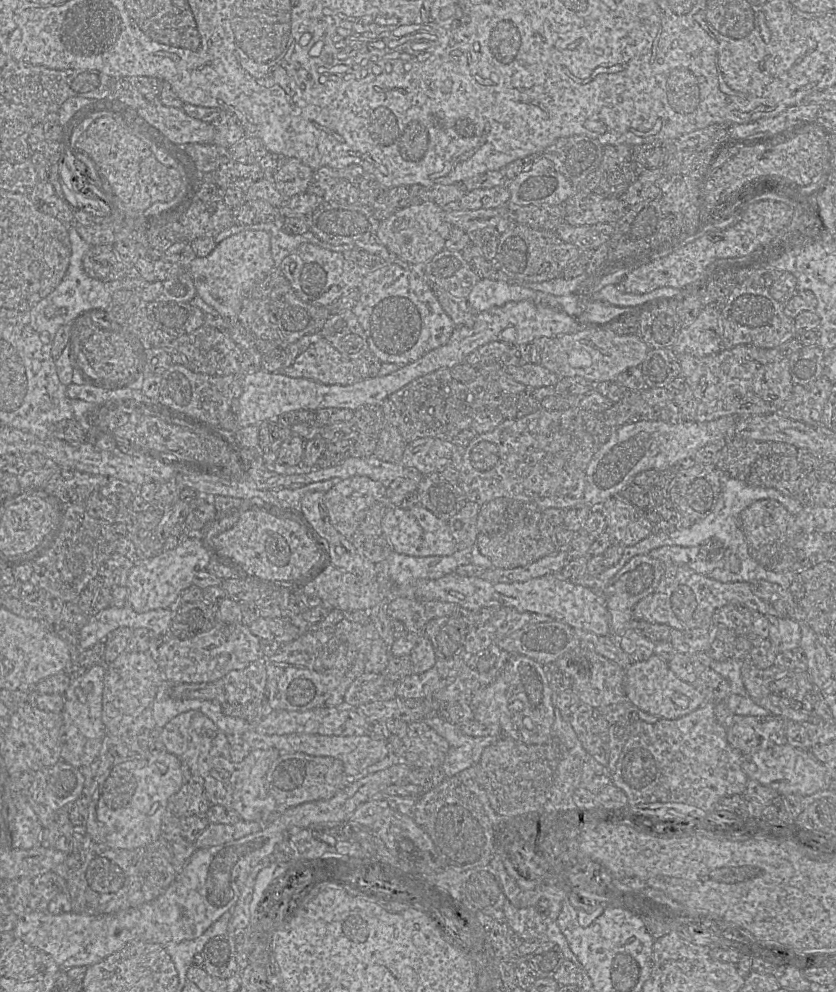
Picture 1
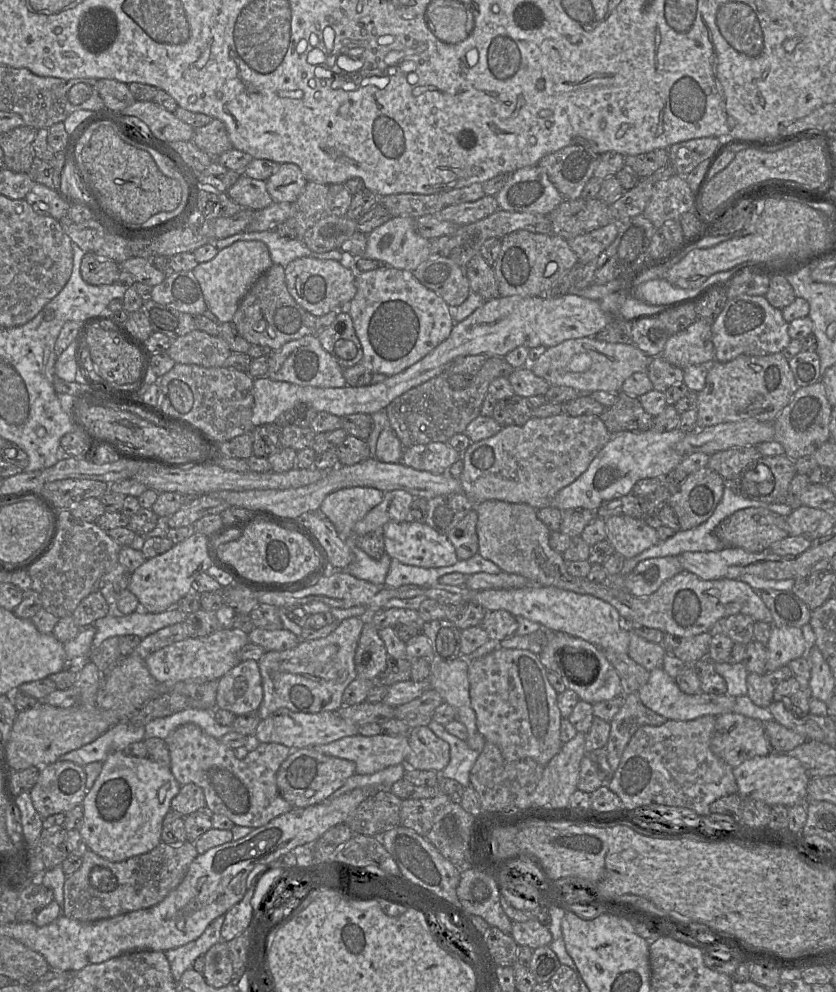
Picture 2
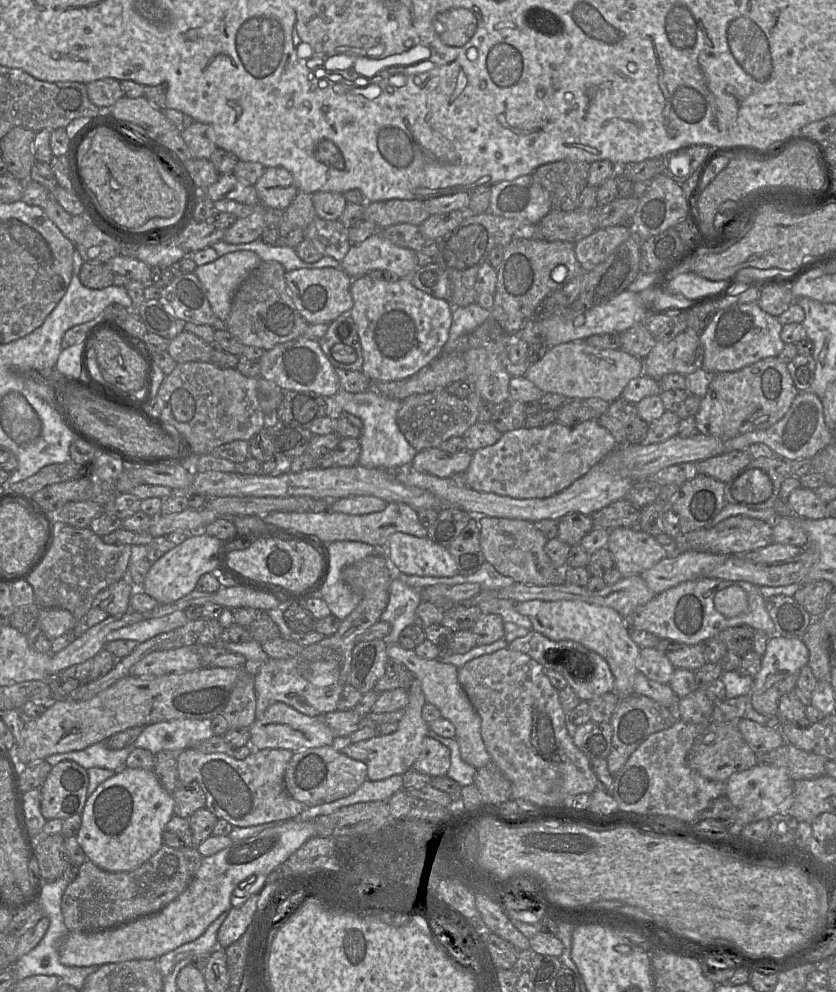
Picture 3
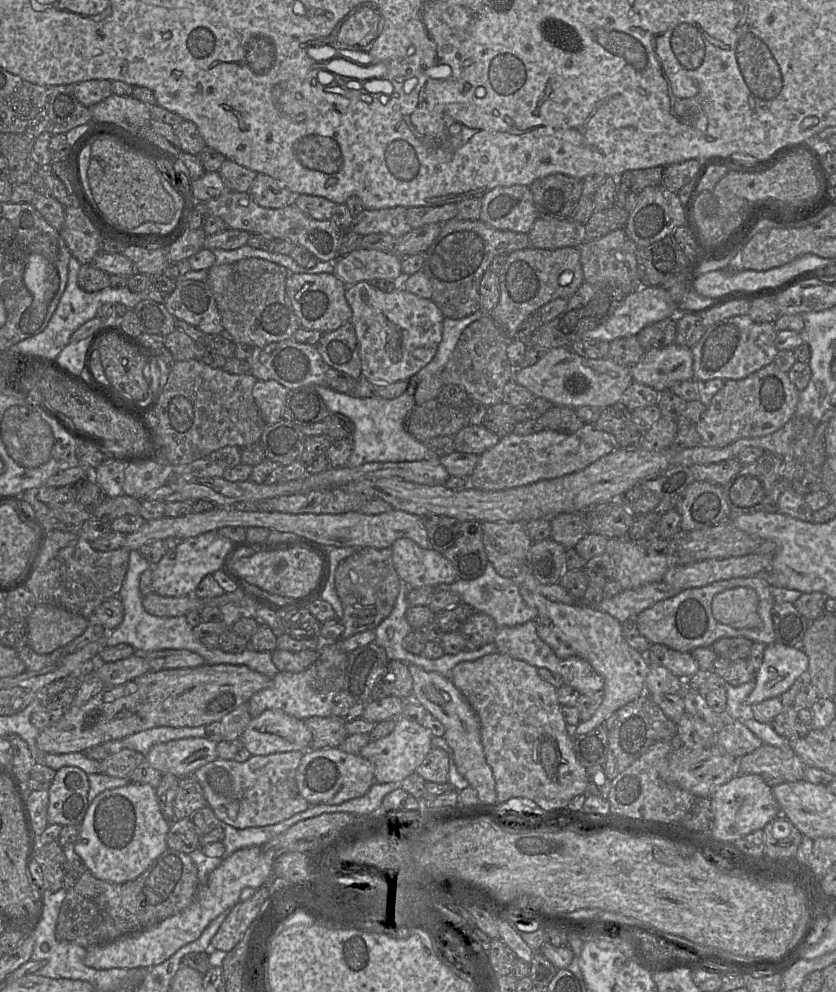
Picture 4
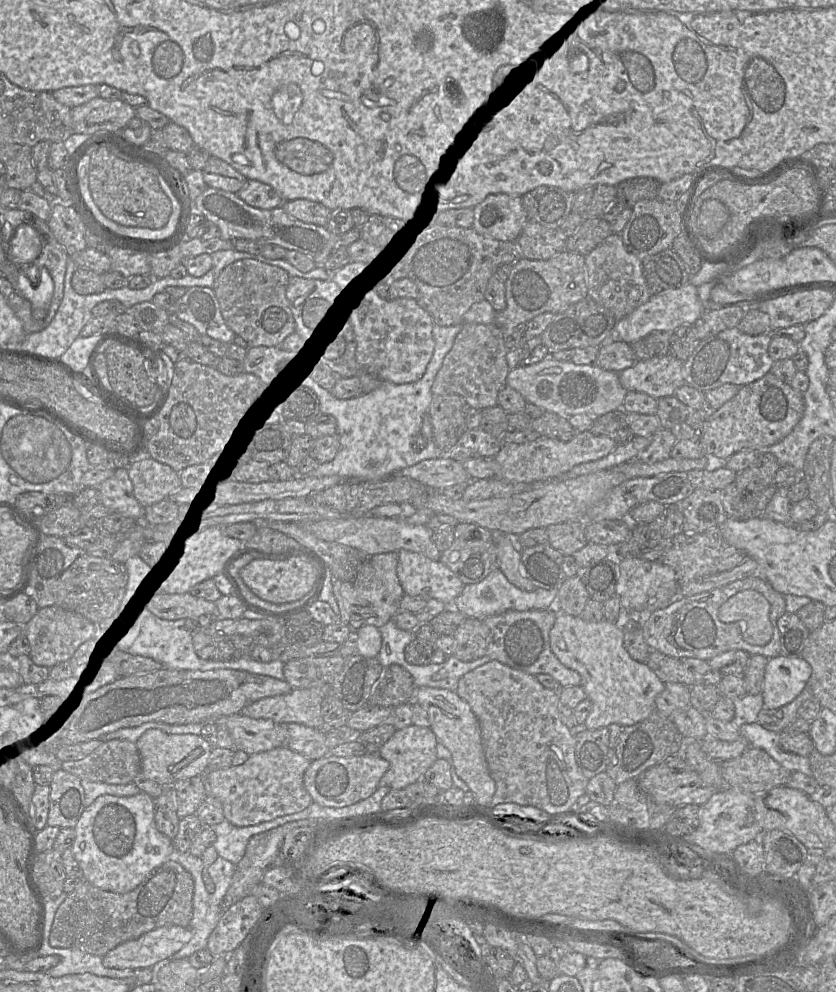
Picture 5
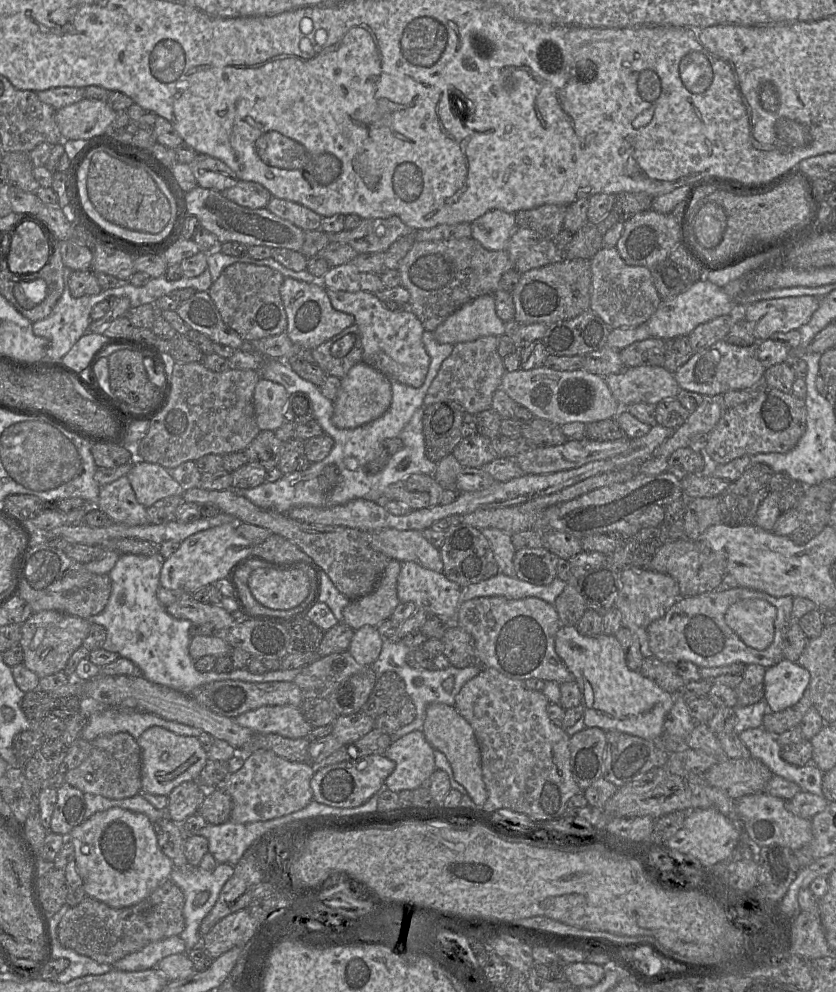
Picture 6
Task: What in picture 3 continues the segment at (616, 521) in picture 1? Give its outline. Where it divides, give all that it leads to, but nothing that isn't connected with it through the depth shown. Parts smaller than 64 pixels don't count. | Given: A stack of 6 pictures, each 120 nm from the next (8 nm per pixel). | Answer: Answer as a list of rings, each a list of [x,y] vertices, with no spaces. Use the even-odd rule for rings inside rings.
[[[617,527],[609,532],[607,548],[622,577],[640,576],[662,559],[667,551],[639,528]]]

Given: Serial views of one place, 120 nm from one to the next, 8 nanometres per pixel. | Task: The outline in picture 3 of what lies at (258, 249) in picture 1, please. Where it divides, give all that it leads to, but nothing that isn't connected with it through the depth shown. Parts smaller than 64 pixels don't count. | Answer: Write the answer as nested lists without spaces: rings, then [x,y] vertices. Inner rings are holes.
[[[238,250],[196,267],[194,273],[201,282],[220,325],[224,325],[228,318],[238,286],[261,263],[261,258],[255,252]]]

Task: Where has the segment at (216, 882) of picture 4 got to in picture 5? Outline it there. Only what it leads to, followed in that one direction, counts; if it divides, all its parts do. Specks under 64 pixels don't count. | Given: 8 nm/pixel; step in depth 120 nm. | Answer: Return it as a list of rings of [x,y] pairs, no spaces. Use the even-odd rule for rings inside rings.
[[[165,925],[126,941],[102,957],[107,968],[152,968],[178,952],[193,937],[190,927]]]

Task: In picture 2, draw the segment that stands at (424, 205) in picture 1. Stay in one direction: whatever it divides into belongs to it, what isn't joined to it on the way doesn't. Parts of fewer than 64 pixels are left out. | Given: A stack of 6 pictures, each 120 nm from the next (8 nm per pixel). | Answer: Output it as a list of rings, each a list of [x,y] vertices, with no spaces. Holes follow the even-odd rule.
[[[393,217],[367,235],[364,257],[414,272],[430,258],[431,240],[420,236],[416,219]]]

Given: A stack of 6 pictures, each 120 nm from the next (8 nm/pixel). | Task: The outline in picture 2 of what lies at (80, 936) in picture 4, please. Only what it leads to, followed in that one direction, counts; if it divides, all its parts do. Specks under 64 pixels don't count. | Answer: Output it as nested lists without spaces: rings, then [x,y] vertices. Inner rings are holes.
[[[189,841],[179,845],[169,845],[161,842],[153,850],[121,862],[108,861],[88,849],[82,856],[81,867],[75,873],[66,877],[63,915],[81,922],[94,922],[152,907],[161,902],[181,883],[189,865],[197,855],[194,843]]]

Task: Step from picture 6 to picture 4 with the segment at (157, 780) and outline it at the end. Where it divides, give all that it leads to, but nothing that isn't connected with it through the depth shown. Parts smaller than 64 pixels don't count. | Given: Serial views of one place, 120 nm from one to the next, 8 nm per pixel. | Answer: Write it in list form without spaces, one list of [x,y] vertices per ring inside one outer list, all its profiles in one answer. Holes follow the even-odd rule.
[[[207,737],[183,738],[165,743],[157,743],[146,755],[149,764],[161,774],[173,774],[178,778],[193,775],[201,766],[217,759],[217,743]]]

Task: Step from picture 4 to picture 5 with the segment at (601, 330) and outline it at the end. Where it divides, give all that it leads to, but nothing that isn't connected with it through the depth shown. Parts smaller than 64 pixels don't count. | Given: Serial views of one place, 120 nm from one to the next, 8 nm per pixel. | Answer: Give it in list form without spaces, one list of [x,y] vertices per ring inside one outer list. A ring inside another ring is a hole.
[[[687,284],[677,289],[664,290],[655,293],[651,298],[630,315],[618,320],[614,325],[607,342],[625,342],[632,344],[654,331],[674,332],[678,327],[695,322],[706,311],[705,305],[698,296],[698,289],[693,284]]]

